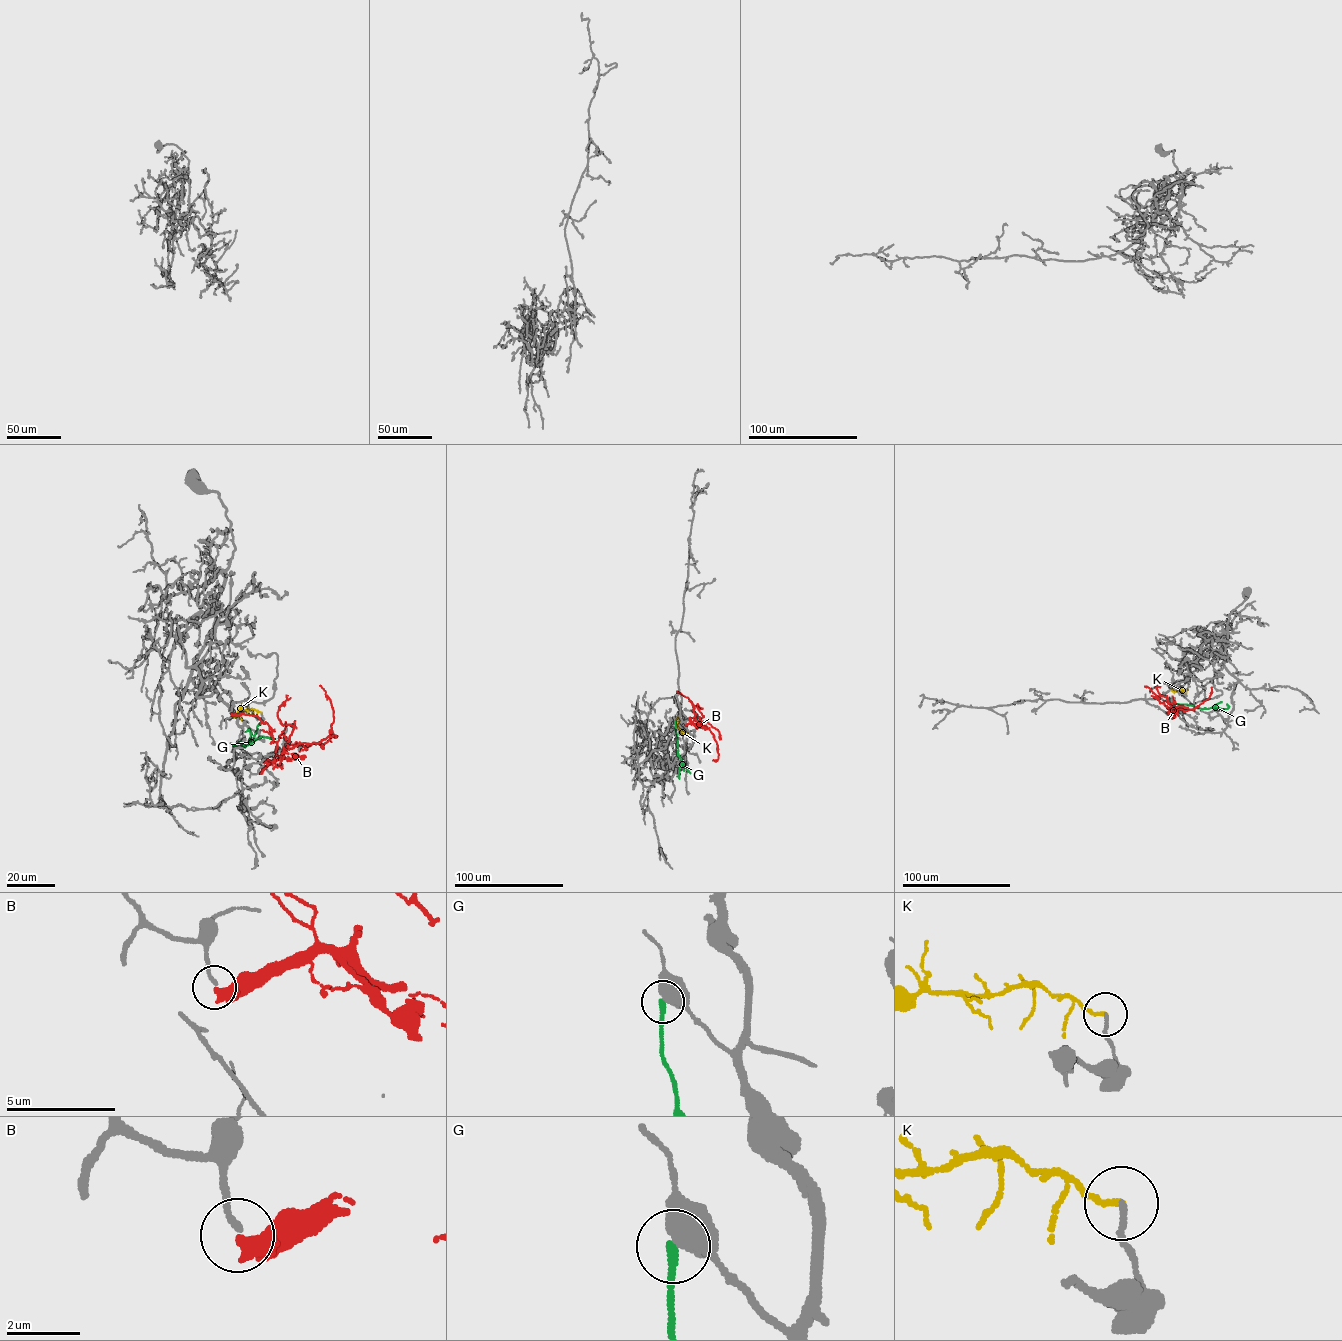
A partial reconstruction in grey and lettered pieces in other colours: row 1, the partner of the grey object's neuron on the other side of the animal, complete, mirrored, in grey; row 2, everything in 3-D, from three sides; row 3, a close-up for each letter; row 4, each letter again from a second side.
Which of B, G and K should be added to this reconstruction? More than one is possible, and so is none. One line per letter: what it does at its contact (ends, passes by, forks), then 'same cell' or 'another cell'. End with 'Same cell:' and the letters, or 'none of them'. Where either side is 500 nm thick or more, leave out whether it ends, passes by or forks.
B: another cell
G: another cell
K: it ends | another cell
Same cell: none of them

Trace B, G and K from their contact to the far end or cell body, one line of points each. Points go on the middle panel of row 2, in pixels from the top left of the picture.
B: (686, 724), (700, 722), (713, 734), (718, 753), (717, 760), (713, 760)
G: (674, 721), (681, 761), (679, 778), (676, 776)
K: (687, 734), (677, 726), (678, 717)

